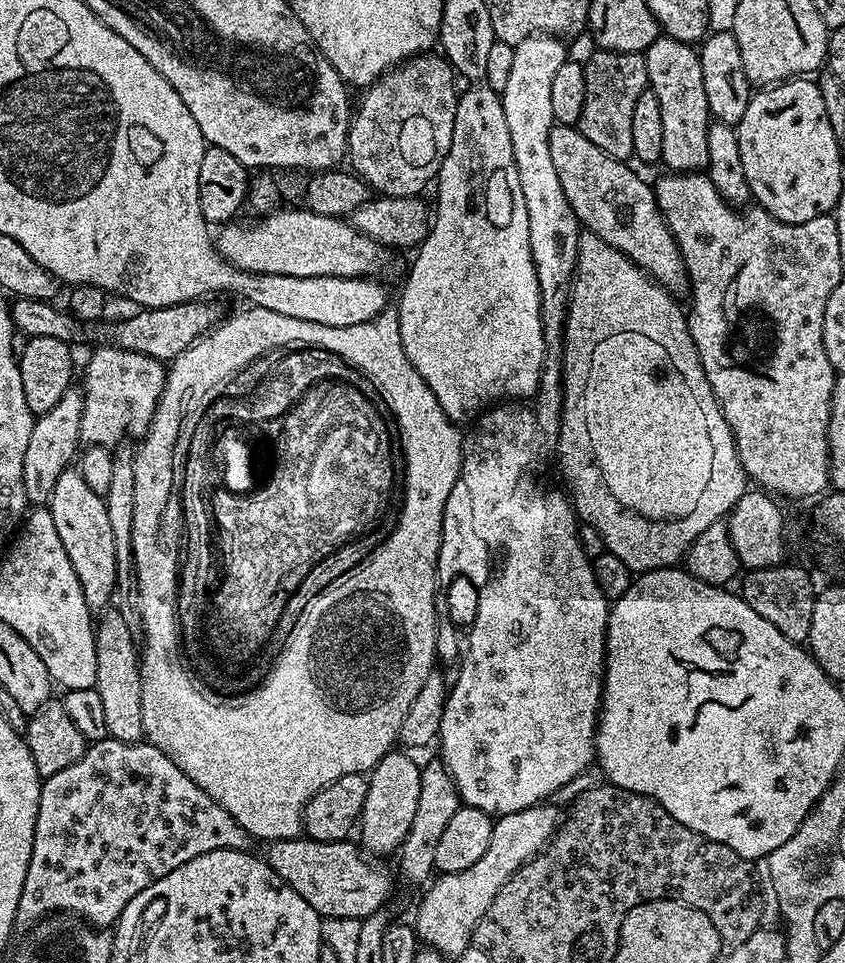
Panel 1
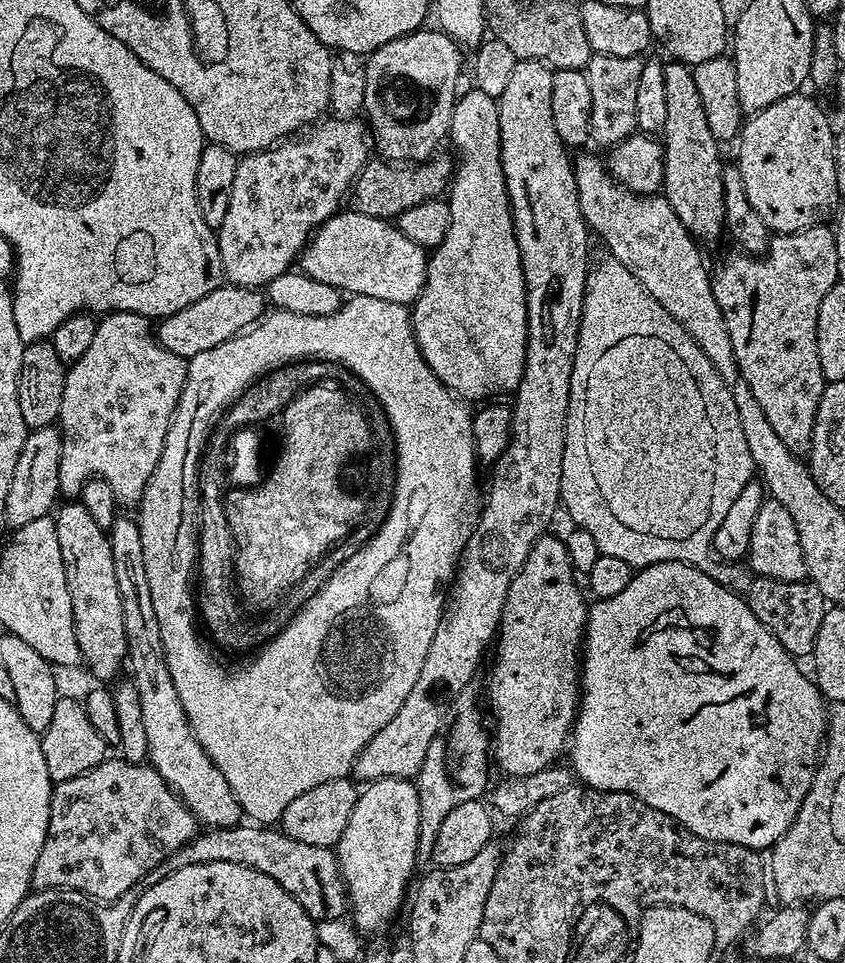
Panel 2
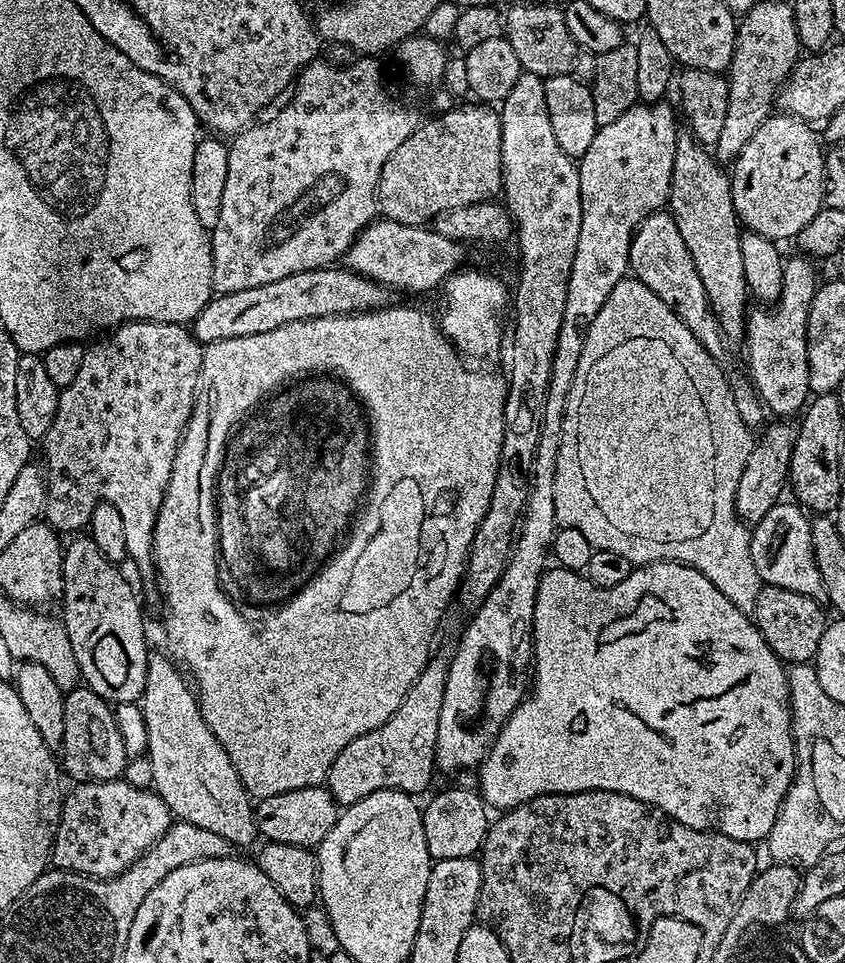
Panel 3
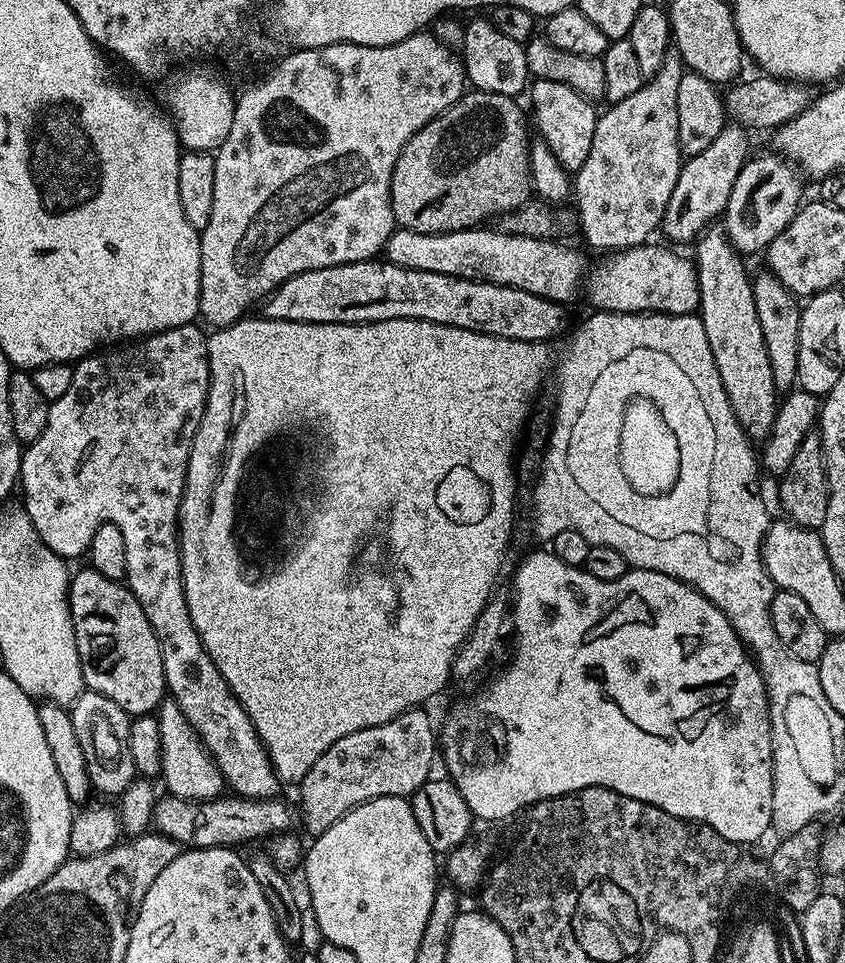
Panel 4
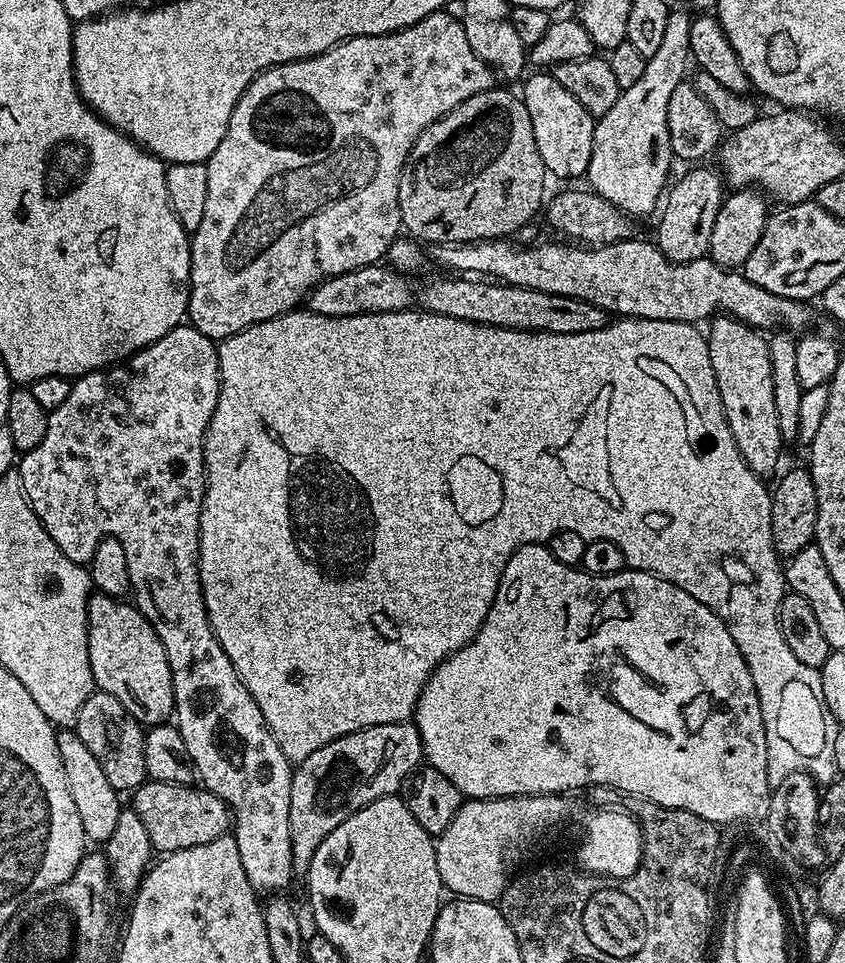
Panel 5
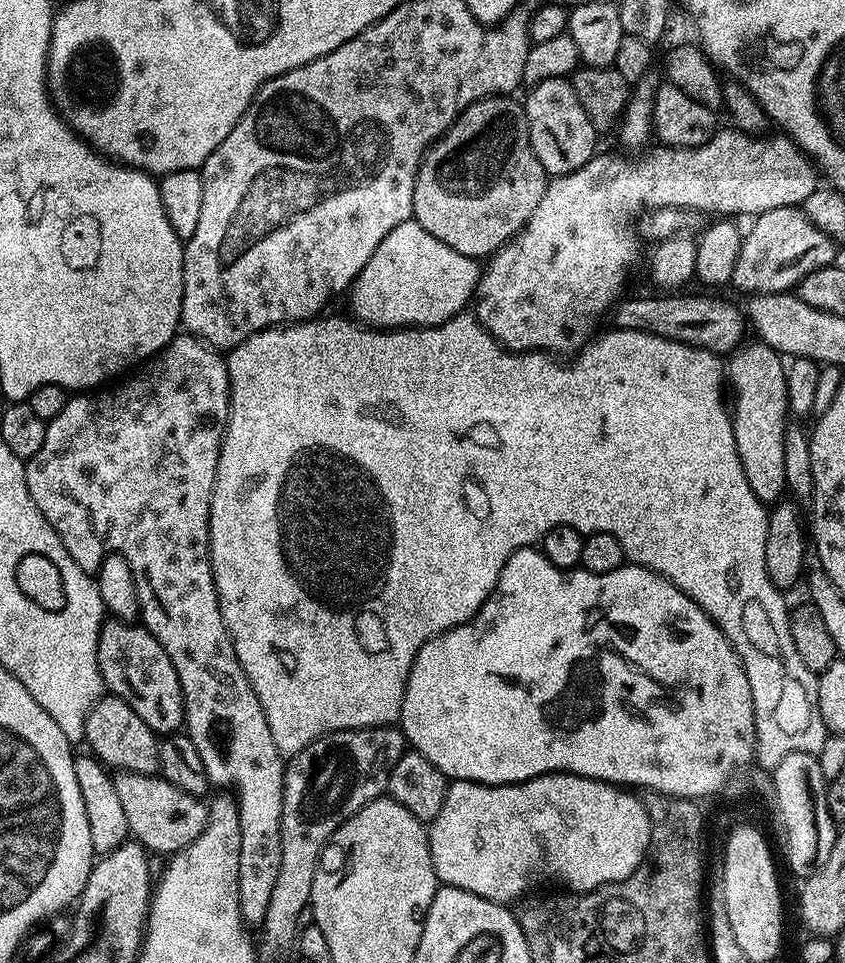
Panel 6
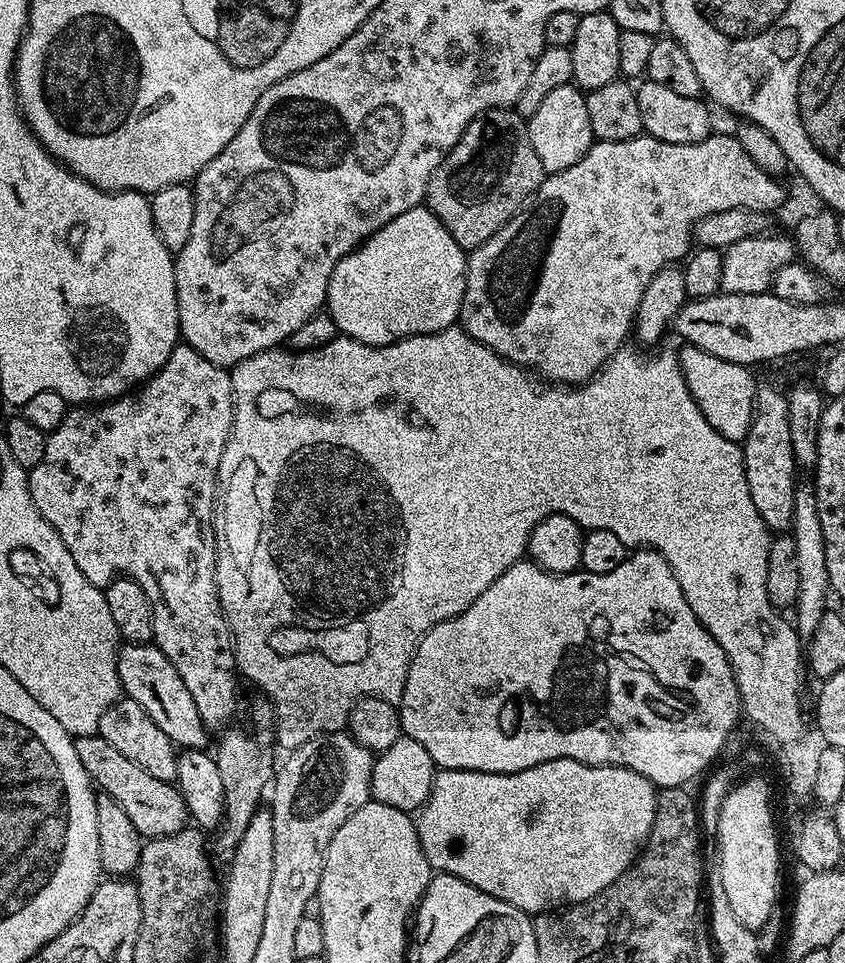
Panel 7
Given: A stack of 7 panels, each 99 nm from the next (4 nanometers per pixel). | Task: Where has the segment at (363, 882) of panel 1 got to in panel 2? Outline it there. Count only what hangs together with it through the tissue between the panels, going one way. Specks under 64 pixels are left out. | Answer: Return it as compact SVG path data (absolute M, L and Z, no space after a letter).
M241 822L234 828L208 828L201 831L188 844L184 844L165 863L158 865L146 878L148 884L156 884L174 870L202 862L238 862L238 866L250 866L274 878L282 890L286 890L317 922L339 920L349 907L344 880L340 877L340 863L333 849L322 846L306 846L298 838L290 838L279 827L261 826L255 822Z

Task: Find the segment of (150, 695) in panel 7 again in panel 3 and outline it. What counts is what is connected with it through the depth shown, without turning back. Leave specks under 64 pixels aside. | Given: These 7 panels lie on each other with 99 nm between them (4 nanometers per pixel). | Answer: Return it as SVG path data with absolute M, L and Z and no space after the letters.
M80 534L72 539L76 538L77 540L72 540L69 542L69 544L67 541L66 547L63 549L62 552L62 555L64 557L64 561L62 562L62 601L64 600L64 616L62 615L62 623L64 629L66 630L66 634L70 638L70 646L74 650L74 658L76 659L76 661L78 662L78 666L80 667L80 680L83 681L86 687L88 687L90 690L94 690L94 694L98 694L102 699L111 702L113 705L135 704L137 703L137 701L139 701L140 697L144 695L144 687L146 686L146 662L148 661L148 654L150 651L150 645L148 645L148 640L146 637L144 637L144 618L140 610L140 600L138 597L135 596L134 593L132 593L133 585L127 580L127 578L123 576L123 574L120 573L119 567L117 567L117 565L115 564L111 564L111 562L109 562L109 560L105 558L105 556L102 554L102 550L98 550L98 546L94 546L94 542L87 534Z

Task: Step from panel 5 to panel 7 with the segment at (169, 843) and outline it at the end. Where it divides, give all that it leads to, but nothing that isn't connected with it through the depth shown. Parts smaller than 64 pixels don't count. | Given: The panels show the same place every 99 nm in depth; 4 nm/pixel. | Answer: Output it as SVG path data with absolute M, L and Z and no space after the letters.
M99 734L77 736L75 742L82 770L86 770L93 785L103 795L114 798L114 802L122 806L123 812L130 817L130 822L134 822L134 830L138 830L141 837L169 836L181 832L189 823L188 808L184 805L182 794L175 783L154 778L154 774L149 774L142 770L142 766L130 762L130 758L125 758L119 750L114 750L114 746L110 746L110 742L106 742L106 738Z

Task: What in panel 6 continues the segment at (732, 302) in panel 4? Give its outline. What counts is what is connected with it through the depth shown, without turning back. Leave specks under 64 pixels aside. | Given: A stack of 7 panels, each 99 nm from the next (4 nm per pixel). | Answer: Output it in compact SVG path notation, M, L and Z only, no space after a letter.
M763 342L745 343L731 353L726 364L726 380L732 383L732 404L730 400L730 415L734 442L738 450L738 458L742 462L742 470L746 474L746 482L750 482L750 490L766 506L771 506L785 495L788 483L786 482L786 465L784 439L790 423L788 411L788 395L786 394L786 364L780 353Z

